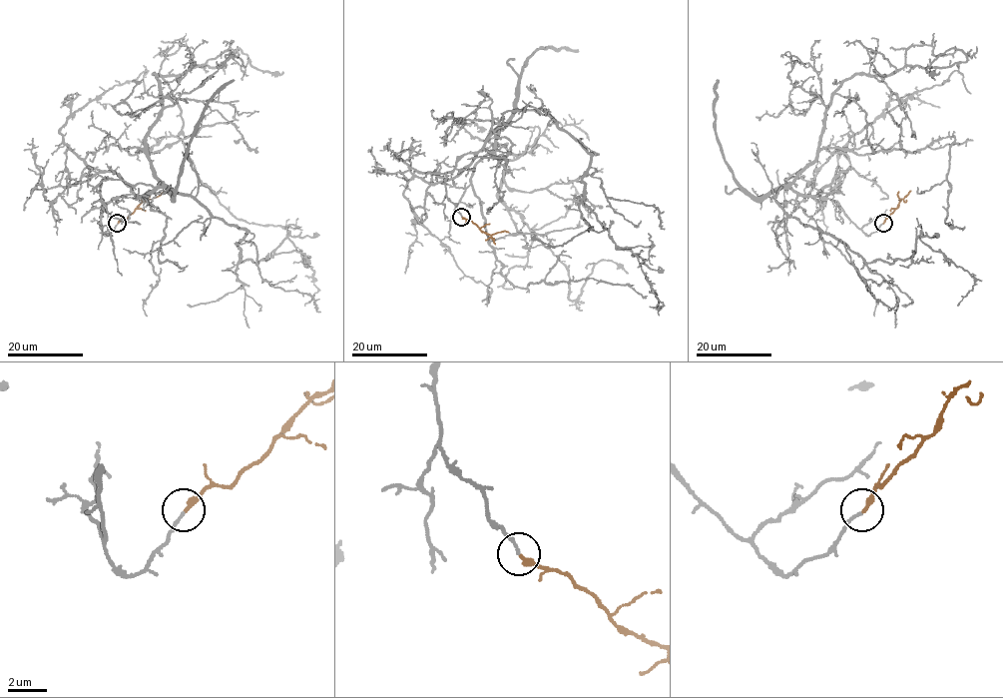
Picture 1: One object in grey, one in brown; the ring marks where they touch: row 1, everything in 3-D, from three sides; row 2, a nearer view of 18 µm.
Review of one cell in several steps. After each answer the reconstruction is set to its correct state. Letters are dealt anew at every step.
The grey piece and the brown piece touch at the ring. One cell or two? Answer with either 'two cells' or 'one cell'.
one cell

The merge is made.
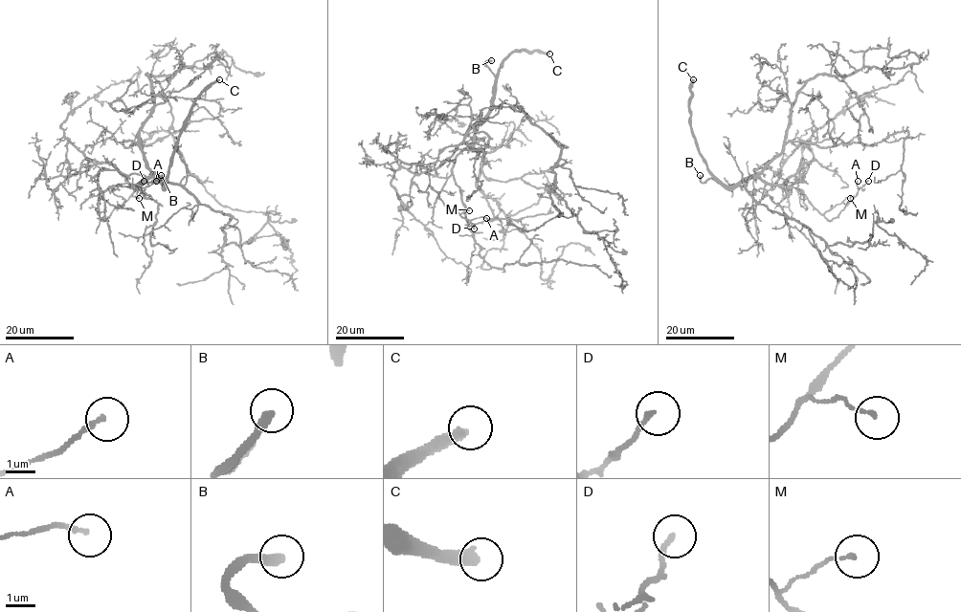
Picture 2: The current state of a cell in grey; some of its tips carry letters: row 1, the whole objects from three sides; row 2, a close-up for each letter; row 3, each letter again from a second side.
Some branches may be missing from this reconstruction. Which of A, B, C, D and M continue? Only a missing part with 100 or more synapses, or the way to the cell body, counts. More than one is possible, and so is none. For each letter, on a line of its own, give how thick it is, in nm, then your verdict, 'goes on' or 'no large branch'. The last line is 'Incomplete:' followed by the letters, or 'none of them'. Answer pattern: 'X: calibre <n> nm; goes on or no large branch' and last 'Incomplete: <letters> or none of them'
A: calibre 150 nm; no large branch
B: calibre 320 nm; goes on
C: calibre 380 nm; goes on
D: calibre 170 nm; no large branch
M: calibre 110 nm; no large branch
Incomplete: B, C

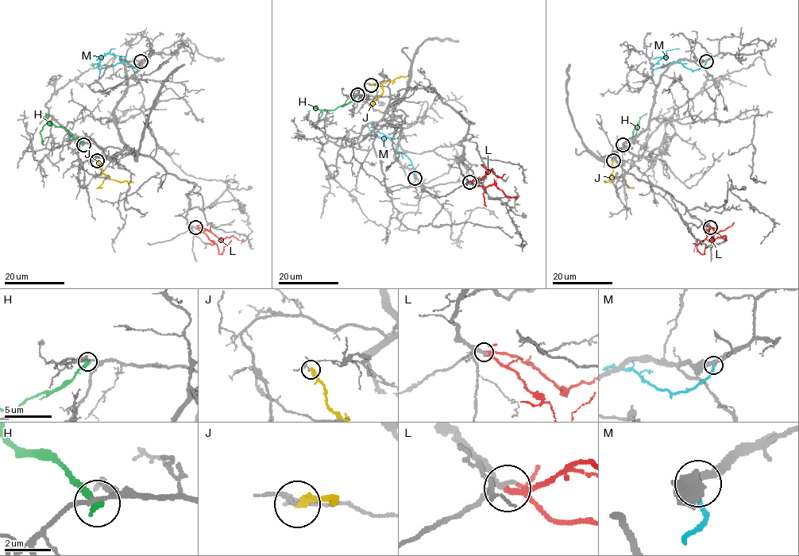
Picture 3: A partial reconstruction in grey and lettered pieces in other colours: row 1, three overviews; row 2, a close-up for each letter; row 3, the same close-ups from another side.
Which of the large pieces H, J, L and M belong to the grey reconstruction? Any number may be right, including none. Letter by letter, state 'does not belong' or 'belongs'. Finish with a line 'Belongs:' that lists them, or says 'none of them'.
H: does not belong
J: does not belong
L: belongs
M: does not belong
Belongs: L

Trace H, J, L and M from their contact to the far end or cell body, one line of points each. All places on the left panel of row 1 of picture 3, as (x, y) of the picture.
H: (83, 144), (62, 127), (52, 124), (46, 124), (40, 133), (44, 144)
J: (97, 161), (102, 171), (109, 175), (98, 187)
L: (195, 228), (217, 245), (220, 254), (231, 241)
M: (141, 61), (138, 70), (121, 62), (98, 67), (106, 53), (115, 54), (121, 57), (118, 59)

